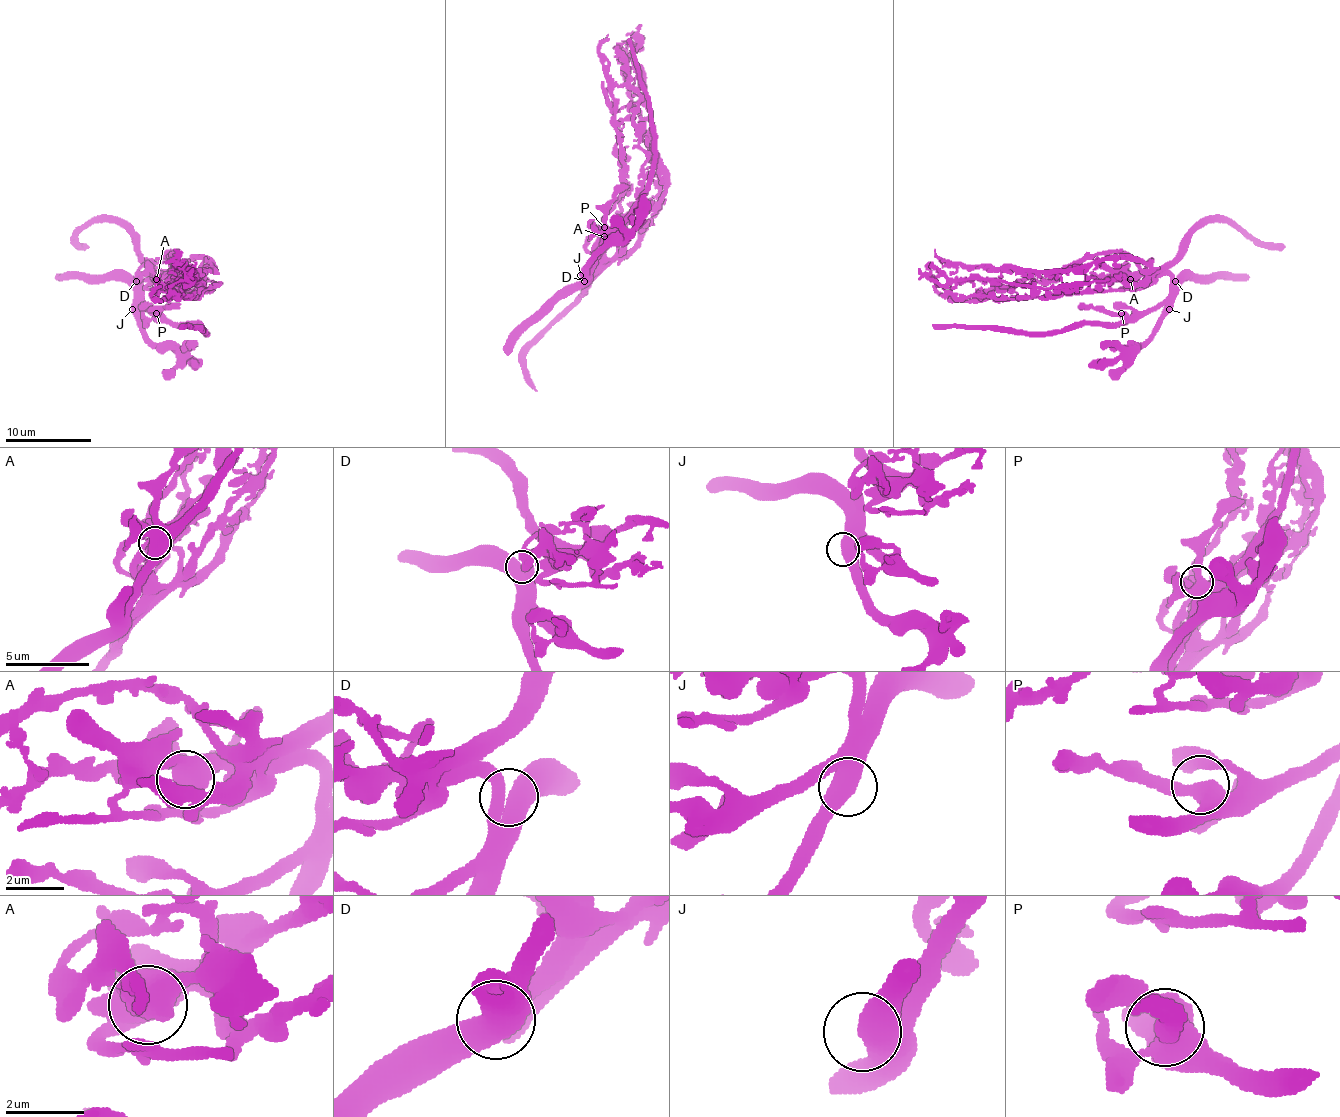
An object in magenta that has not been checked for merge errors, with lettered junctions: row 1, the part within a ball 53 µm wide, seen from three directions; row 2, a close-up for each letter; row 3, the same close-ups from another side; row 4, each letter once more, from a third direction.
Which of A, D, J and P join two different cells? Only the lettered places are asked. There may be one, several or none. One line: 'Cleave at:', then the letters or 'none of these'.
Cleave at: A

